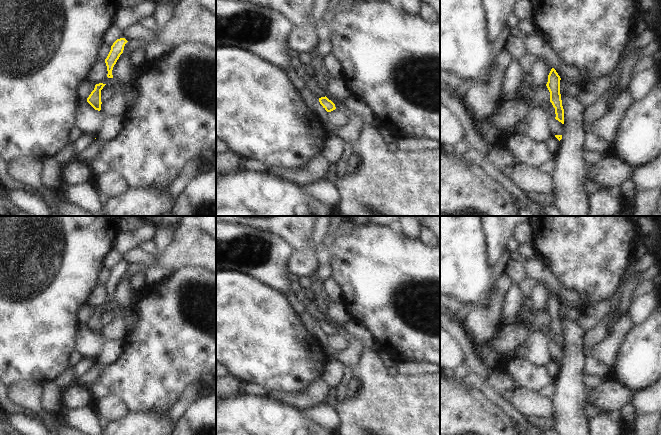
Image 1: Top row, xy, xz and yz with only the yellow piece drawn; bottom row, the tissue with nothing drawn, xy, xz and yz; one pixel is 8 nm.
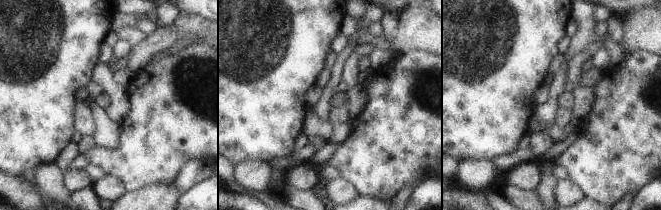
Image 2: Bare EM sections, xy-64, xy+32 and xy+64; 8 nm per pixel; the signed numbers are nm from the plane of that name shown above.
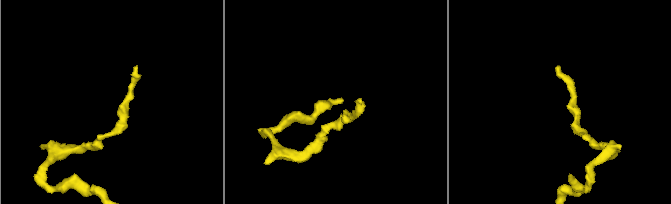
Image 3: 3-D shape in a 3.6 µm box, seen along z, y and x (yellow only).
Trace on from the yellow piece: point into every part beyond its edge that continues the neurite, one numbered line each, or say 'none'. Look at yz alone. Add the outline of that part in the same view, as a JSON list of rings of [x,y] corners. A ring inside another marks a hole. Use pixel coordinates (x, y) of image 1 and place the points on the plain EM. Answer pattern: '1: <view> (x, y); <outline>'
none

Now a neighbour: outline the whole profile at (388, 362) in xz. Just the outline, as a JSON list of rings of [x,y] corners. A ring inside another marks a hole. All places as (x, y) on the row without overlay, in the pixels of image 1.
[[[379,350],[378,351],[378,357],[380,358],[381,362],[384,364],[384,366],[386,368],[390,368],[392,366],[396,366],[397,362],[395,362],[390,356],[389,354],[387,354],[386,352]]]

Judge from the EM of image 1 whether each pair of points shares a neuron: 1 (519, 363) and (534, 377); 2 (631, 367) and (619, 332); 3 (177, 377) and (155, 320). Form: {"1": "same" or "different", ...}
{"1": "same", "2": "different", "3": "same"}

